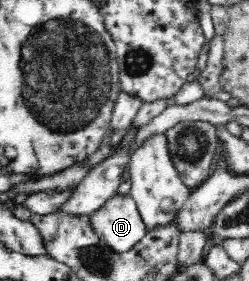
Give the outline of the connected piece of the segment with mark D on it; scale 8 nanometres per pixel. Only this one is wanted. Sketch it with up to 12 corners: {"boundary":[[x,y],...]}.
{"boundary":[[116,195],[90,221],[120,255],[148,231],[130,196]]}

